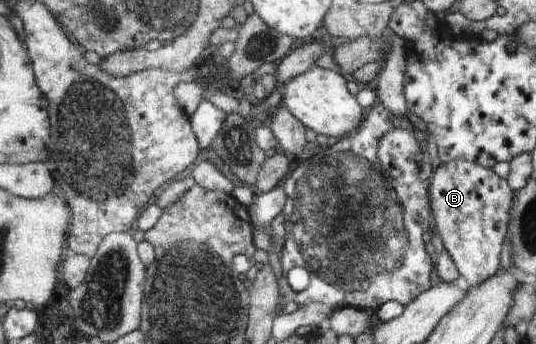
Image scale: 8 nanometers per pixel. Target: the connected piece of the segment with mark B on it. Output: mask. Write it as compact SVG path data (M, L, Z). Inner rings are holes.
M467 159L441 163L431 177L430 197L435 219L434 232L441 236L444 250L450 254L459 274L471 287L480 285L499 270L501 244L507 234L507 224L510 224L509 210L513 210L514 206L514 194L511 194L509 185L505 180L501 180L493 169L478 162L467 162Z

